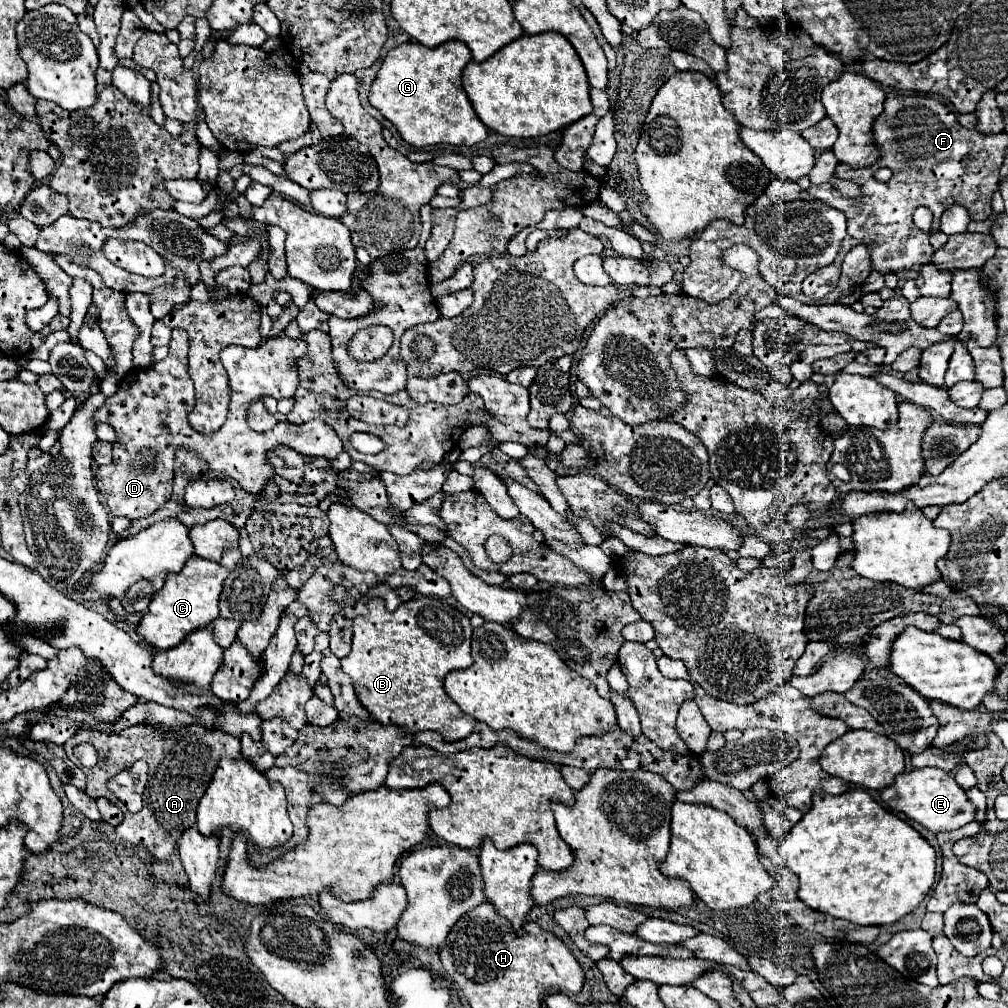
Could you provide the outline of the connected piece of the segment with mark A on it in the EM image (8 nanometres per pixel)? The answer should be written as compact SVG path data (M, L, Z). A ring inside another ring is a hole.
M193 722L185 728L169 732L169 736L157 728L157 726L129 726L121 732L101 732L101 764L97 768L85 770L87 776L87 794L91 798L105 796L113 804L121 804L125 818L117 826L117 836L131 842L145 846L155 858L167 860L177 844L177 838L195 824L195 808L201 796L205 794L213 770L217 768L217 762L221 756L239 758L241 756L241 744L239 738L233 734L227 734L223 730L207 728L199 722ZM145 760L149 766L149 774L153 776L153 796L145 796L143 808L137 814L131 814L121 800L109 792L107 782L109 778L117 776L121 770L129 768L131 762Z

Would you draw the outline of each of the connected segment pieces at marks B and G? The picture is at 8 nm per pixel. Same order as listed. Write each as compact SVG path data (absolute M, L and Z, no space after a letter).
M371 598L367 608L369 614L353 620L353 650L341 660L361 704L381 724L393 722L409 732L435 730L445 742L469 736L475 720L443 690L447 672L473 664L469 618L451 604L433 598L407 600L395 612L385 608L383 598Z
M449 40L437 48L425 48L417 42L395 46L377 72L369 90L369 104L377 108L399 132L399 136L415 146L431 144L465 144L473 146L487 138L487 126L477 118L463 86L461 72L471 60L471 50L459 42Z

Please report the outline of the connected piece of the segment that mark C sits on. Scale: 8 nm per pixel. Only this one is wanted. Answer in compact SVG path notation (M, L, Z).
M237 546L225 550L221 562L191 556L181 572L171 572L165 578L163 588L149 602L149 610L143 614L135 632L153 648L169 650L177 646L189 632L197 630L199 626L211 624L219 616L217 604L219 604L219 594L225 574L229 574L229 570L233 570L233 566L239 560L241 560L241 552Z

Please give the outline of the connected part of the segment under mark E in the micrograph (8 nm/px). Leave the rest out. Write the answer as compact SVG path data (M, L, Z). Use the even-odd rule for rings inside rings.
M915 768L895 778L895 784L881 790L881 800L895 812L905 814L909 820L919 822L931 832L957 830L975 820L977 806L967 798L965 790L955 782L951 774L939 768Z

